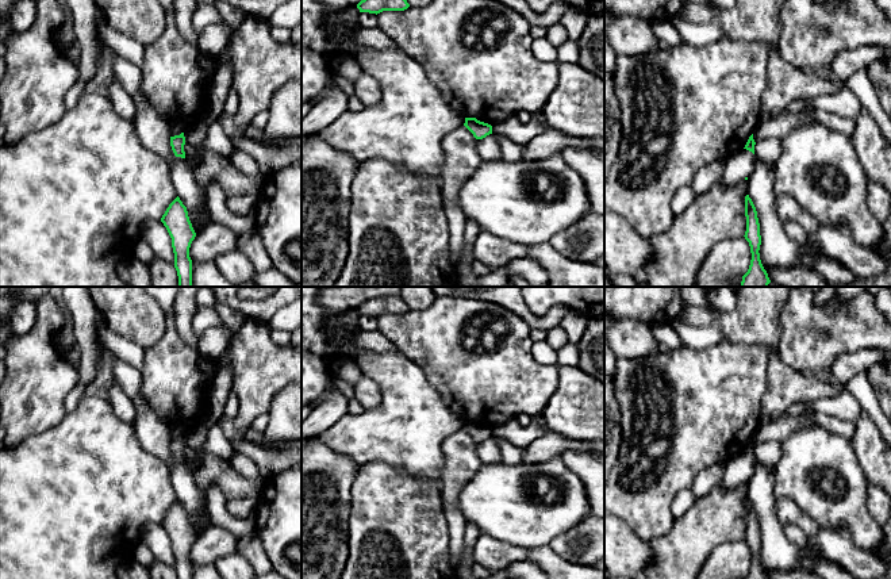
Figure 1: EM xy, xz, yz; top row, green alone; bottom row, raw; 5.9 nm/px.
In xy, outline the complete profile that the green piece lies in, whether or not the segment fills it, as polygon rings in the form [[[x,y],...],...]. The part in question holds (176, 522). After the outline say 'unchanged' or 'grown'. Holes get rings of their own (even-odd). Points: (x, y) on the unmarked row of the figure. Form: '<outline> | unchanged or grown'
[[[178,499],[169,507],[161,521],[161,525],[172,541],[177,579],[192,579],[189,551],[196,540],[196,536],[189,524],[187,510]]] | unchanged

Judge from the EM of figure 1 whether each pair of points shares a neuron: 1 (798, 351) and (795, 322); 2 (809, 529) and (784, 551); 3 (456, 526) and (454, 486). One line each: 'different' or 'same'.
1: same
2: different
3: same

